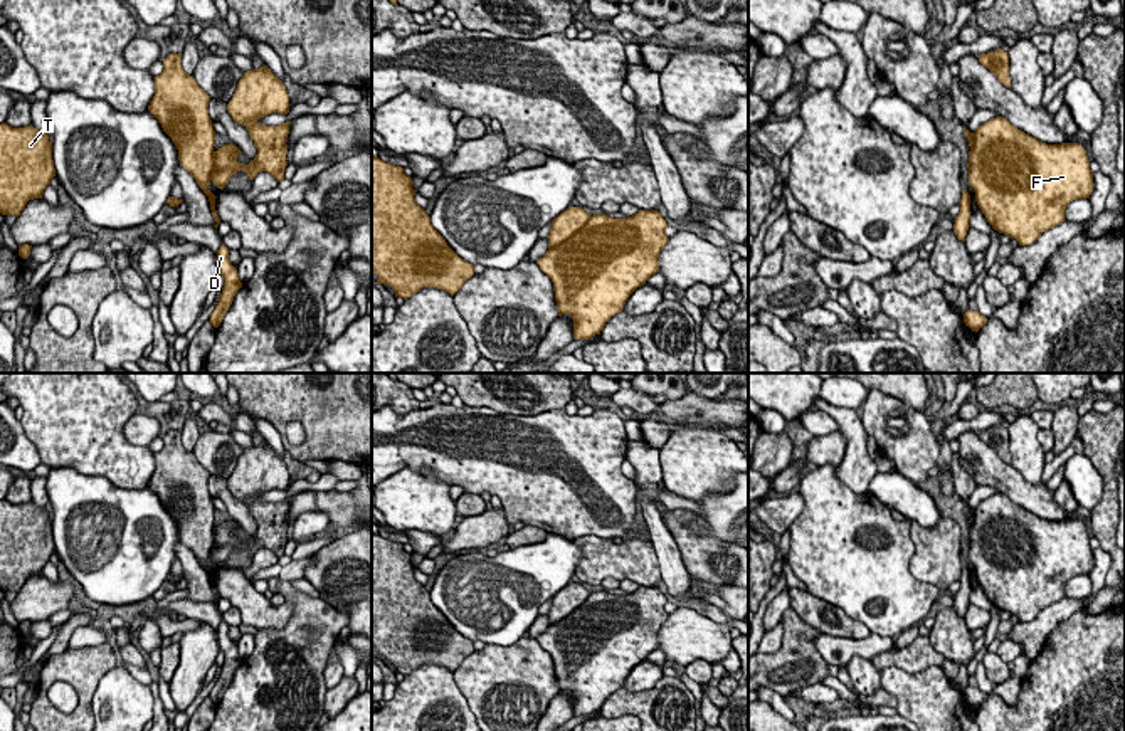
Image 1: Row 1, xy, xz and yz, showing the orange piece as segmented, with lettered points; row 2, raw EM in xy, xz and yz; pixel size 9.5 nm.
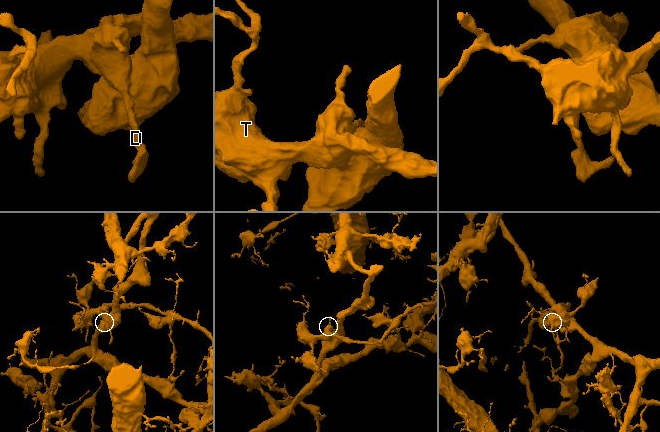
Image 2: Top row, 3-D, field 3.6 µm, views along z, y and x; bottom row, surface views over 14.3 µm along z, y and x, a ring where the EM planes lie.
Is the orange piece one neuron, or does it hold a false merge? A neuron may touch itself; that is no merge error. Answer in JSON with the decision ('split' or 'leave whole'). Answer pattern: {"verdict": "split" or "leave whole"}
{"verdict": "split"}

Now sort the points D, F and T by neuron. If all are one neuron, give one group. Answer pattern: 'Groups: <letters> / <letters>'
Groups: D T / F

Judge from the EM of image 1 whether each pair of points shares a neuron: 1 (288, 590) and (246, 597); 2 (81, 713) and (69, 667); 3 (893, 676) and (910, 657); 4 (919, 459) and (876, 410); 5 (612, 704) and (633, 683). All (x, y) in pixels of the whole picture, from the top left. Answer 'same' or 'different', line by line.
1: different
2: same
3: different
4: same
5: different

